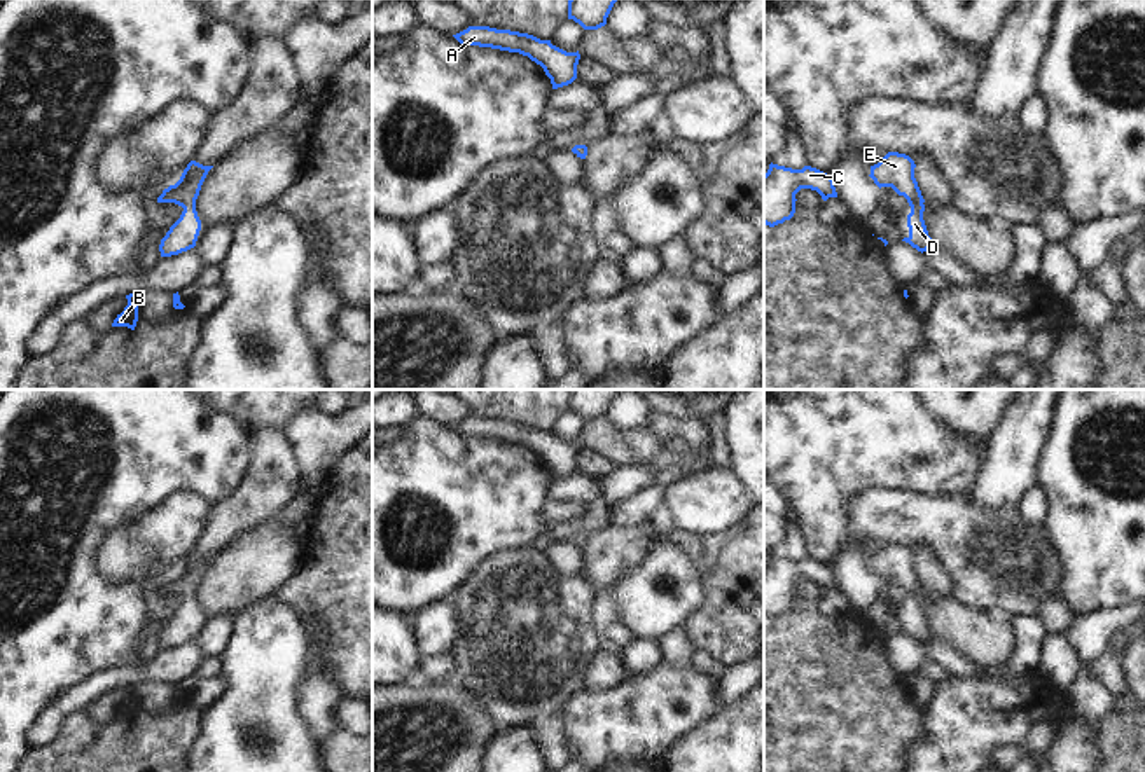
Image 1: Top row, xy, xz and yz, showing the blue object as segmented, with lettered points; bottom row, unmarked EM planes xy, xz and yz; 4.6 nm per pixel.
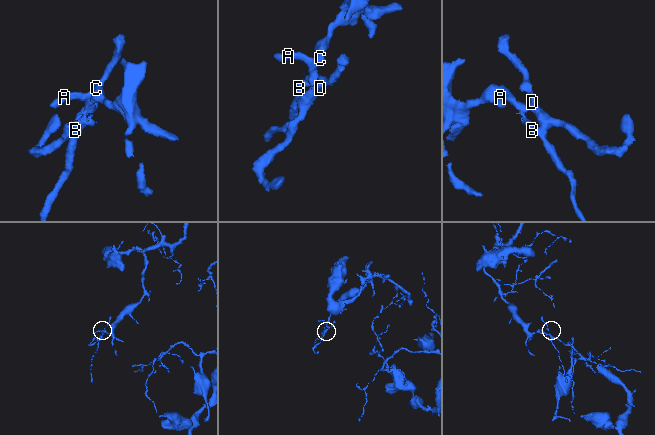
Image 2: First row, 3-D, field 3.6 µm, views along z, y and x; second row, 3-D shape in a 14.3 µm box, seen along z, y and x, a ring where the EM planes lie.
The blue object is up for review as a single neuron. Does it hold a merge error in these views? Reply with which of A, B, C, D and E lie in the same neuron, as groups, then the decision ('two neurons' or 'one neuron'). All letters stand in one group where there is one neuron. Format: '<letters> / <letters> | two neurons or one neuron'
A B C D E | one neuron

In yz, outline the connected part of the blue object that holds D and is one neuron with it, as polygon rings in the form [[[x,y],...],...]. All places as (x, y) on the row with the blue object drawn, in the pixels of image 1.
[[[888,152],[878,164],[871,166],[871,178],[881,187],[892,187],[899,196],[904,196],[911,206],[907,215],[909,236],[902,241],[909,243],[918,252],[926,252],[933,248],[933,241],[928,236],[923,211],[925,199],[914,178],[914,161],[899,152]]]

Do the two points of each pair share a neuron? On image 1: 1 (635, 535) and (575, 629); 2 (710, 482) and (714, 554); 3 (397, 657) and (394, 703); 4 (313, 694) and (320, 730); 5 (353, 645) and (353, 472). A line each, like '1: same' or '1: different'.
1: different
2: different
3: different
4: same
5: same

